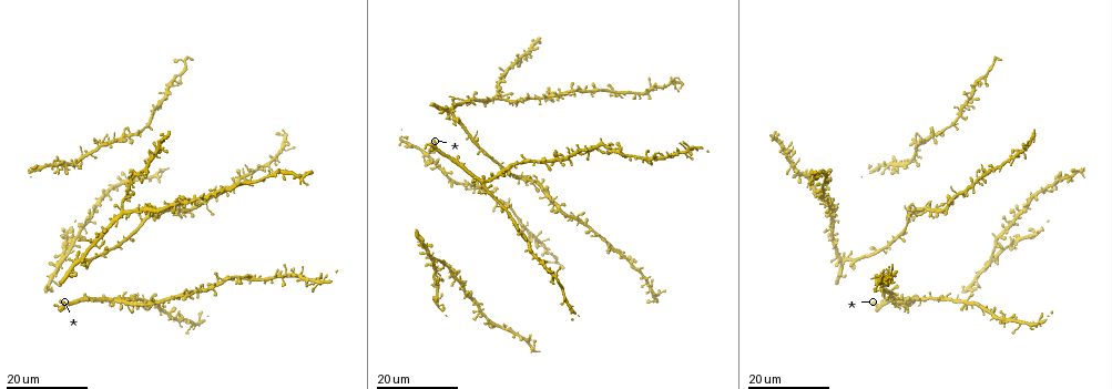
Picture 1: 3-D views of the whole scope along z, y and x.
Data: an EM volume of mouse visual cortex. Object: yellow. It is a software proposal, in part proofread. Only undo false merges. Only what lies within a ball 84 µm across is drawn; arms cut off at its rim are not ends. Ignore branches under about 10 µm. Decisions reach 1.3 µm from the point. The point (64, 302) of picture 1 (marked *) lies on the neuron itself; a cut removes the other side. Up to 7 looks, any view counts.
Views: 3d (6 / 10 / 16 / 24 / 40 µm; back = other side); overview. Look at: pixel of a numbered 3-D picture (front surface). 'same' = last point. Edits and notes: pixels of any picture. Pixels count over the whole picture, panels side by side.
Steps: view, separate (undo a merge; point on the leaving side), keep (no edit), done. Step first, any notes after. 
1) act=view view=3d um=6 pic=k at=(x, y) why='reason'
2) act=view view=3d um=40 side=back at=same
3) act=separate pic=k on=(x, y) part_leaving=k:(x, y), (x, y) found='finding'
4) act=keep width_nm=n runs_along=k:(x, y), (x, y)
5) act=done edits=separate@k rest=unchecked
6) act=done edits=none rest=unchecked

act=view view=3d um=24 pic=1 at=(451, 111) why='side arm on a straight run'

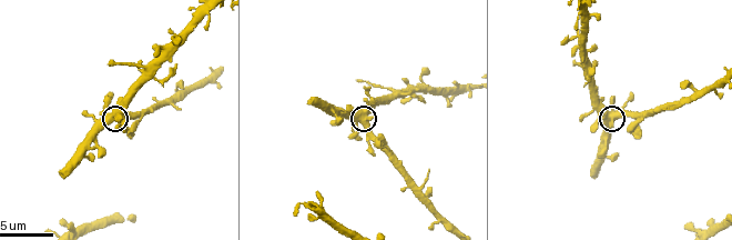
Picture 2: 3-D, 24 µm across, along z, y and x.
act=view view=3d um=10 pic=2 at=(611, 115) why='closer look'

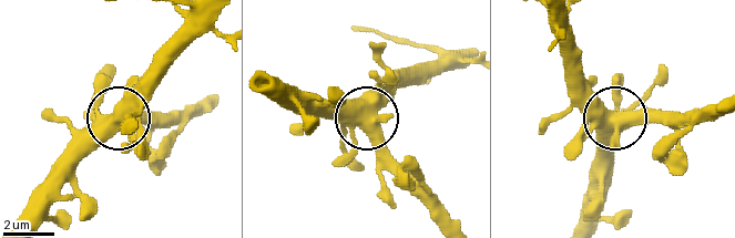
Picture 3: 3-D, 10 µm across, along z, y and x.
act=keep width_nm=490 found='continuous, no second neuron'

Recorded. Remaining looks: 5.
act=view view=3d um=24 pic=1 at=(926, 141)

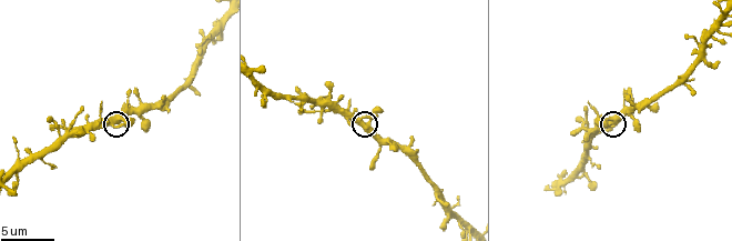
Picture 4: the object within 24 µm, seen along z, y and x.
act=view view=3d um=6 pic=4 at=(116, 120) why='closer look'

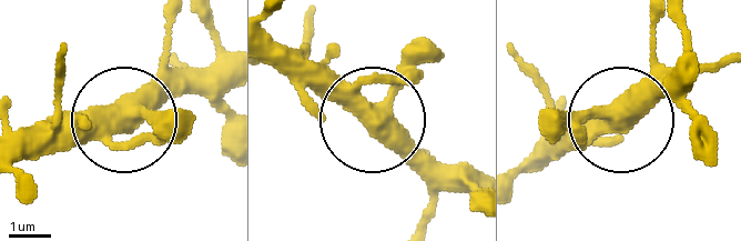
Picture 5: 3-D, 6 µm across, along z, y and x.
act=keep side_arm_um=32 found='one neuron here'

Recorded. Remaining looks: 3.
act=view view=3d um=16 pic=1 at=(64, 255) why='three arms meet'

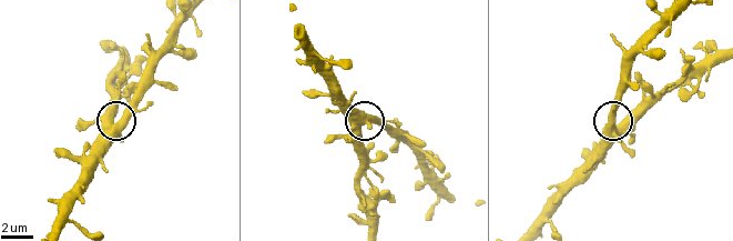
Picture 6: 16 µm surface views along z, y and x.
act=view view=3d um=10 pic=6 at=(615, 129) why='closer look'

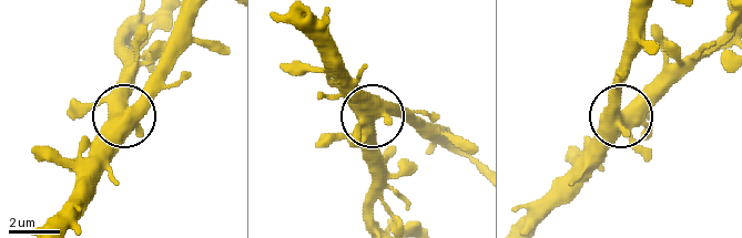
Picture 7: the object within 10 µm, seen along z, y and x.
act=view view=3d um=6 pic=7 at=(617, 113)

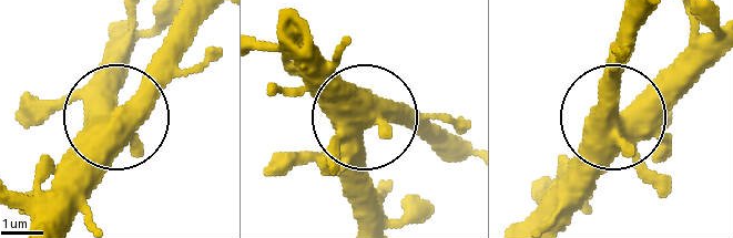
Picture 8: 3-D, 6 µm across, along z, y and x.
act=keep width_nm=530 found='all the same neuron'

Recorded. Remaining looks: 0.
act=done edits=none rest=unchecked

